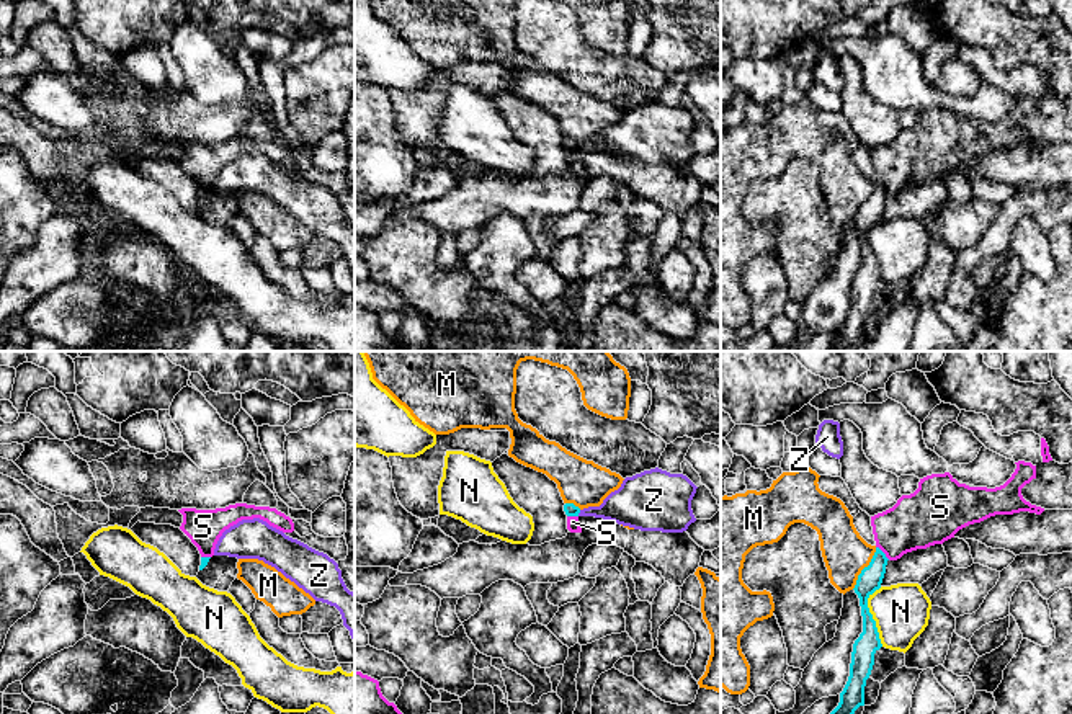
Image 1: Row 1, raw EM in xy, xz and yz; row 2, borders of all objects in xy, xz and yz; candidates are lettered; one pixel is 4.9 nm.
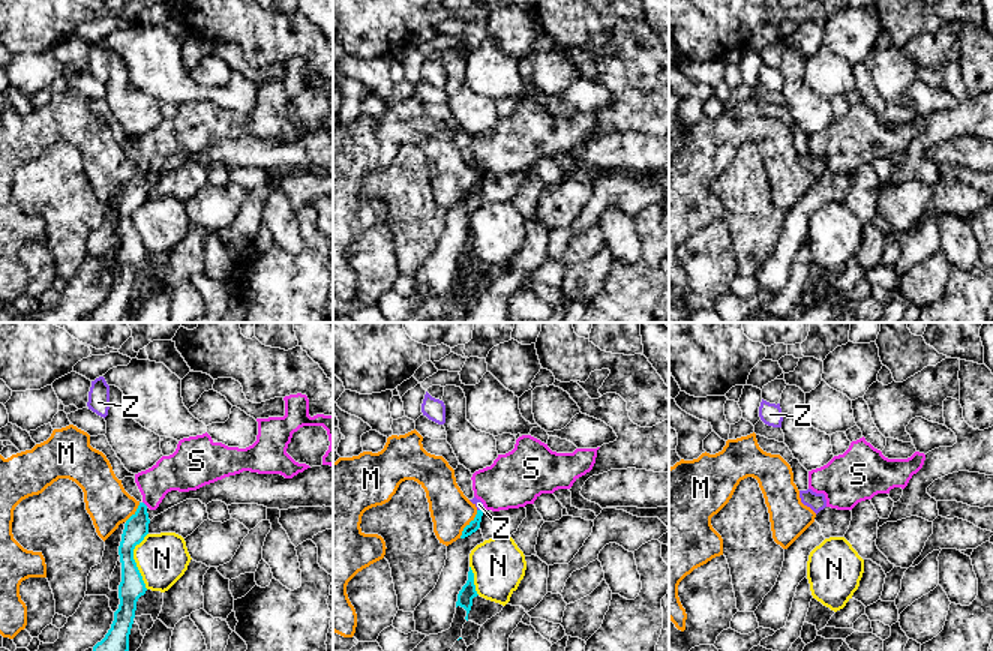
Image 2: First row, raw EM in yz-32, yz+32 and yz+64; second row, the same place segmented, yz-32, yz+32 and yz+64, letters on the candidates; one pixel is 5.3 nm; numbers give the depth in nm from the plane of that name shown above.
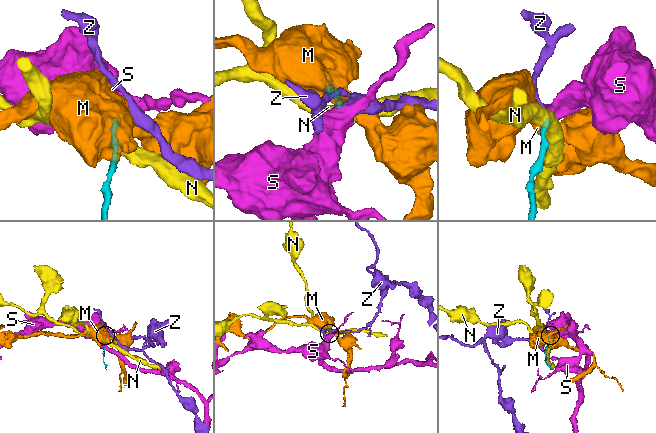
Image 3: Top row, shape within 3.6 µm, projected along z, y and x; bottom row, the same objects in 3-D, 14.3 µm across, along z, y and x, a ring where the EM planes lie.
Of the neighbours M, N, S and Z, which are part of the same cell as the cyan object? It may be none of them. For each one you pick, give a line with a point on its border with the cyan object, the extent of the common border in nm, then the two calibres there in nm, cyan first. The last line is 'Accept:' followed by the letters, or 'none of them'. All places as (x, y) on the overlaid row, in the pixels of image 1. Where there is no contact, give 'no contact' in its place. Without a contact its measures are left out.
Accept: none of them

